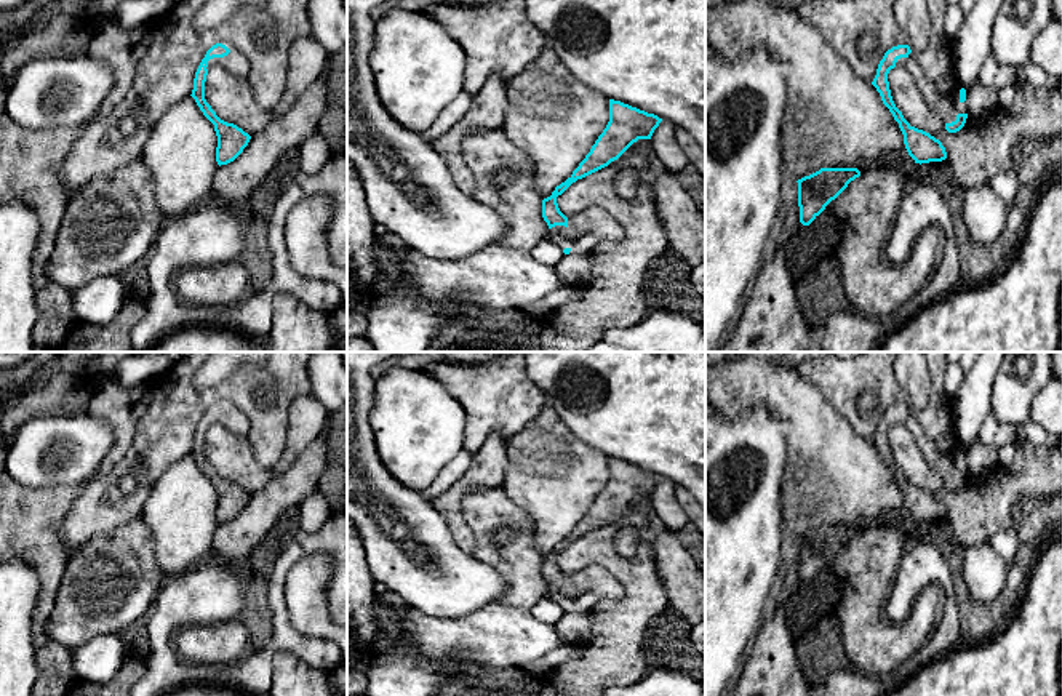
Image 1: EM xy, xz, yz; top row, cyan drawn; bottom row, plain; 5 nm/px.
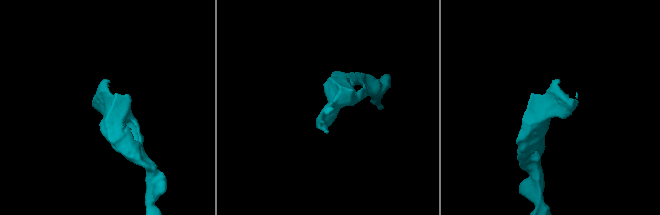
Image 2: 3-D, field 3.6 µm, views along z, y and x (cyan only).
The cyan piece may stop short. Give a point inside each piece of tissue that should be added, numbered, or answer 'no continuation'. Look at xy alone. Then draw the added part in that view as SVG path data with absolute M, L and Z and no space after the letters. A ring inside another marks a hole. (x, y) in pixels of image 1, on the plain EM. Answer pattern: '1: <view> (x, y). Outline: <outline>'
1: xy (232, 423). Outline: M229 411L224 416L213 416L208 419L208 429L221 426L226 432L245 437L248 432L248 419L238 413Z

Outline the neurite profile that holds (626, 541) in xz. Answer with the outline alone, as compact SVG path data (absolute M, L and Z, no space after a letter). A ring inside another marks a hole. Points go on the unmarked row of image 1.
M622 526L614 538L616 550L624 557L633 557L638 546L638 534L632 526Z

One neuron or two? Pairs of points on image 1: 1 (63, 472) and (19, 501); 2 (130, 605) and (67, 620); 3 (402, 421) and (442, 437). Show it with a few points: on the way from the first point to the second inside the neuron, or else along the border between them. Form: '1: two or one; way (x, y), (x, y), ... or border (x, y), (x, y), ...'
1: two; border (16, 482), (26, 487), (77, 485)
2: one; way (114, 616), (96, 621), (83, 620)
3: one; way (411, 421), (432, 434)

